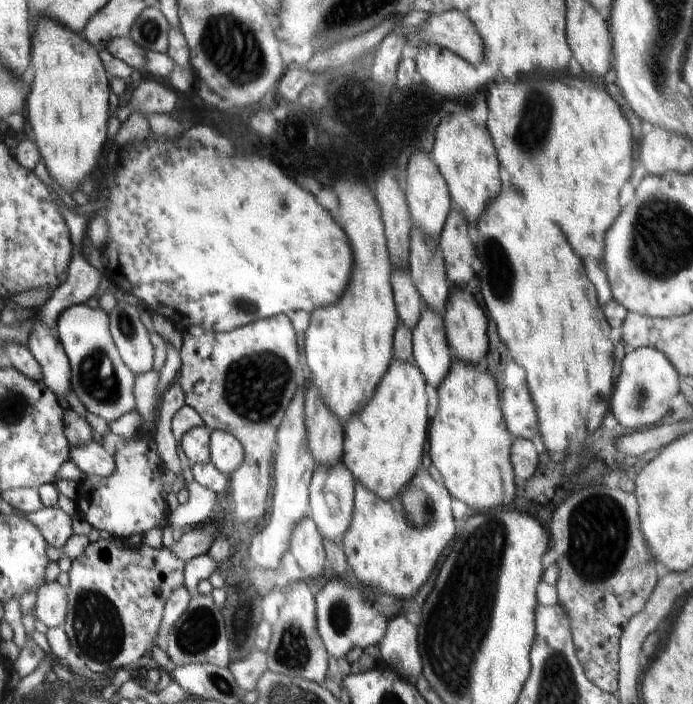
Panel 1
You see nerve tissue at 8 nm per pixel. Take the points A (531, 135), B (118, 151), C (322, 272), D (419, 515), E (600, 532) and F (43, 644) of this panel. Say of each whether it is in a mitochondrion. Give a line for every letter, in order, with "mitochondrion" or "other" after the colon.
A: mitochondrion
B: other
C: other
D: mitochondrion
E: mitochondrion
F: other

